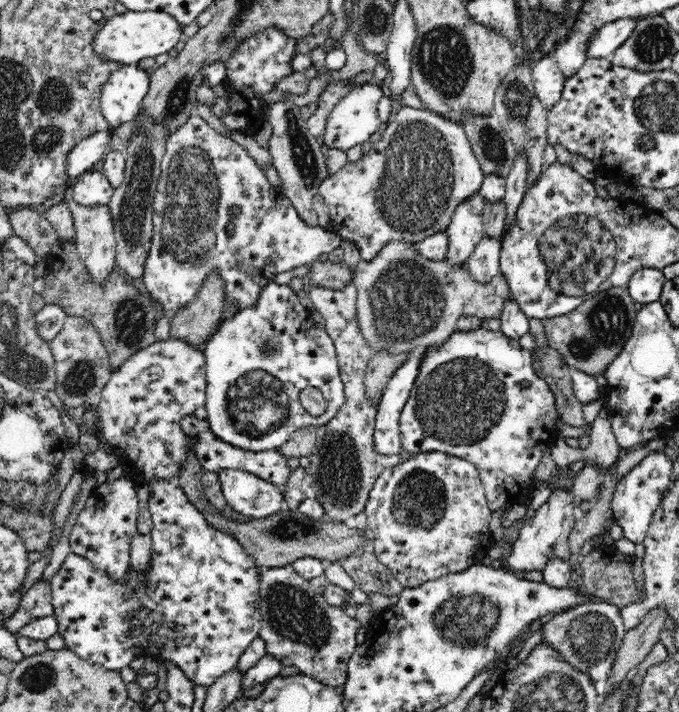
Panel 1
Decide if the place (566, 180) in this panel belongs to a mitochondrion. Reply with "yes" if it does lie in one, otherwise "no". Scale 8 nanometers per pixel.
no

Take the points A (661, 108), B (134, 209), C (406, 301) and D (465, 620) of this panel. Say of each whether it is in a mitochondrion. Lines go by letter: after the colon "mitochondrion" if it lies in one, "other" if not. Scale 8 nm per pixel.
A: mitochondrion
B: mitochondrion
C: mitochondrion
D: mitochondrion

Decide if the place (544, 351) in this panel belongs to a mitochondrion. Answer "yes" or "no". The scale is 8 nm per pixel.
yes

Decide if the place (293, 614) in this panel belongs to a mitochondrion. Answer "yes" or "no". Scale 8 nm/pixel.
yes

